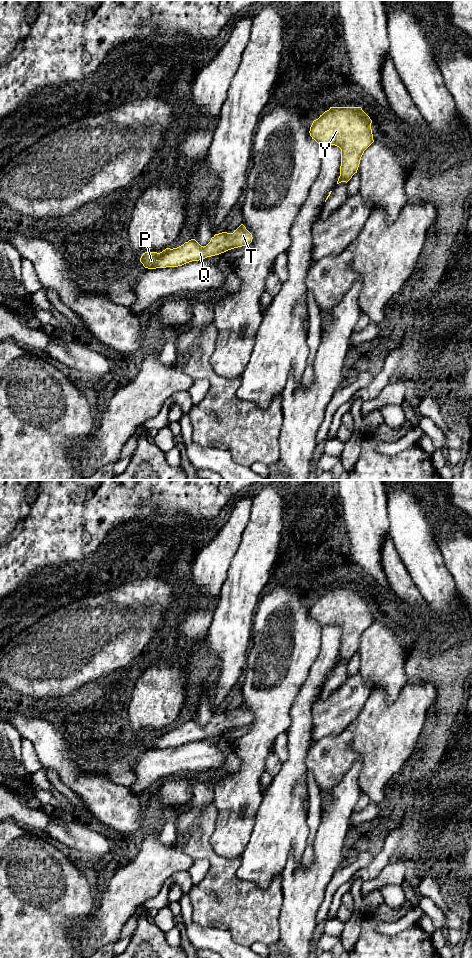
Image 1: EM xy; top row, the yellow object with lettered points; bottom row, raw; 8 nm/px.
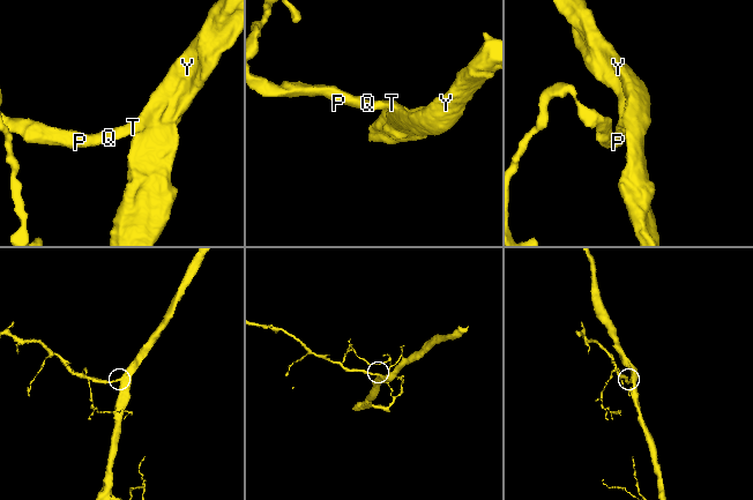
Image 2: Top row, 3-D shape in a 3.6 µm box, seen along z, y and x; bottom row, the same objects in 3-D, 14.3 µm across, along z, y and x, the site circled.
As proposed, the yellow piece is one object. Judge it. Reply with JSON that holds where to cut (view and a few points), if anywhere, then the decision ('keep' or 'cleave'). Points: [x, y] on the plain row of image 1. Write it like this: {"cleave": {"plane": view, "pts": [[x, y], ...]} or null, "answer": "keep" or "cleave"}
{"cleave": null, "answer": "keep"}

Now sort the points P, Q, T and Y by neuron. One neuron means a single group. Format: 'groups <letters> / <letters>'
groups P Q T Y

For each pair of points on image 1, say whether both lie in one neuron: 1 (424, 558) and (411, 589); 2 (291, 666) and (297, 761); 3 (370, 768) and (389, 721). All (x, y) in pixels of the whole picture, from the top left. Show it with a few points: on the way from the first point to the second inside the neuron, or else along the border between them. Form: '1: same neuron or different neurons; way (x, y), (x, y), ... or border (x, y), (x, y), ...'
1: different neurons; border (402, 561), (420, 595), (426, 602)
2: different neurons; border (304, 681), (292, 704), (288, 725)
3: same neuron; way (382, 756), (384, 736), (387, 733)

